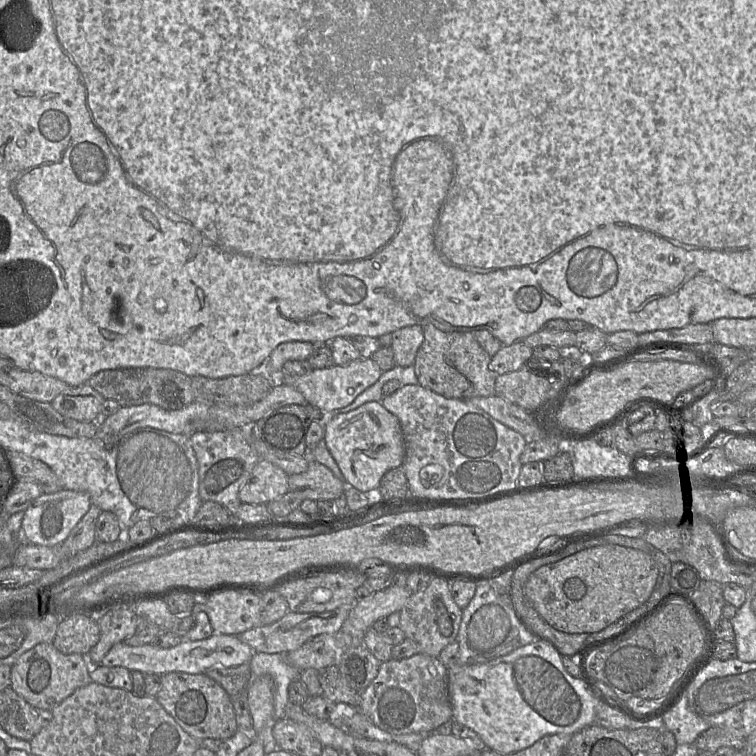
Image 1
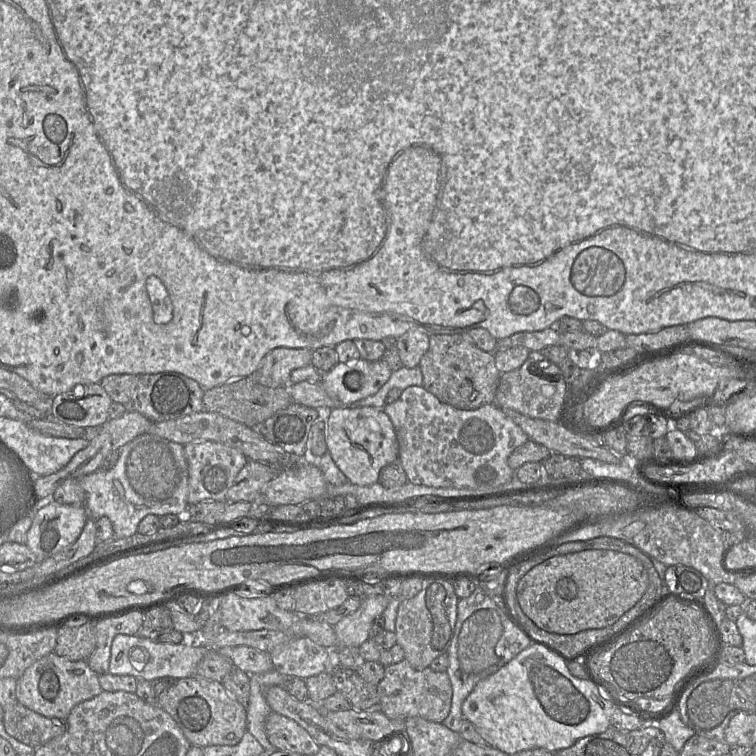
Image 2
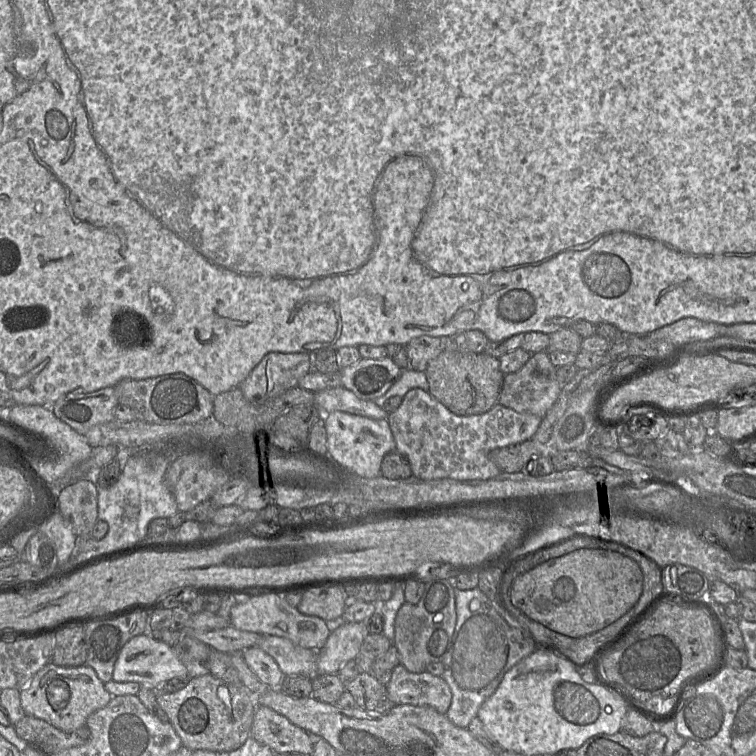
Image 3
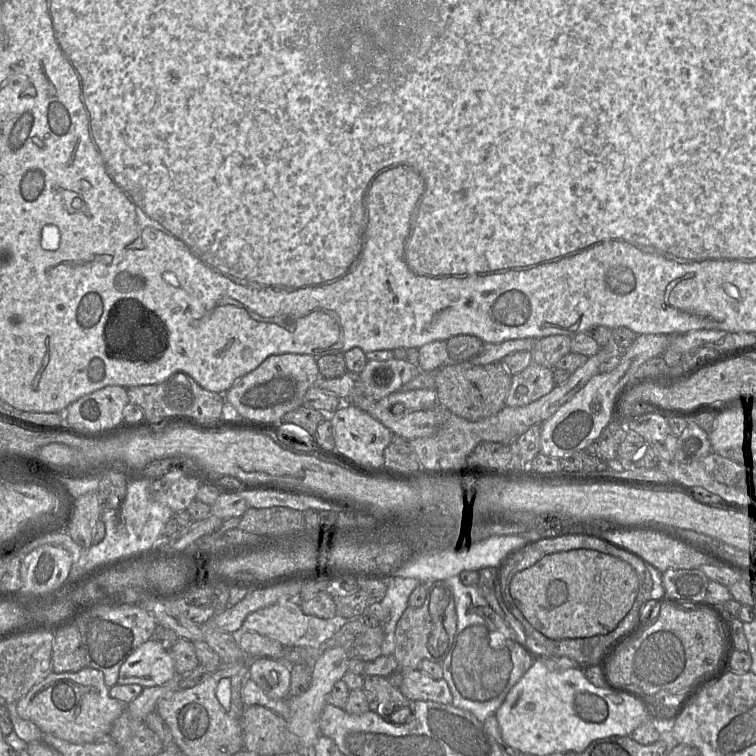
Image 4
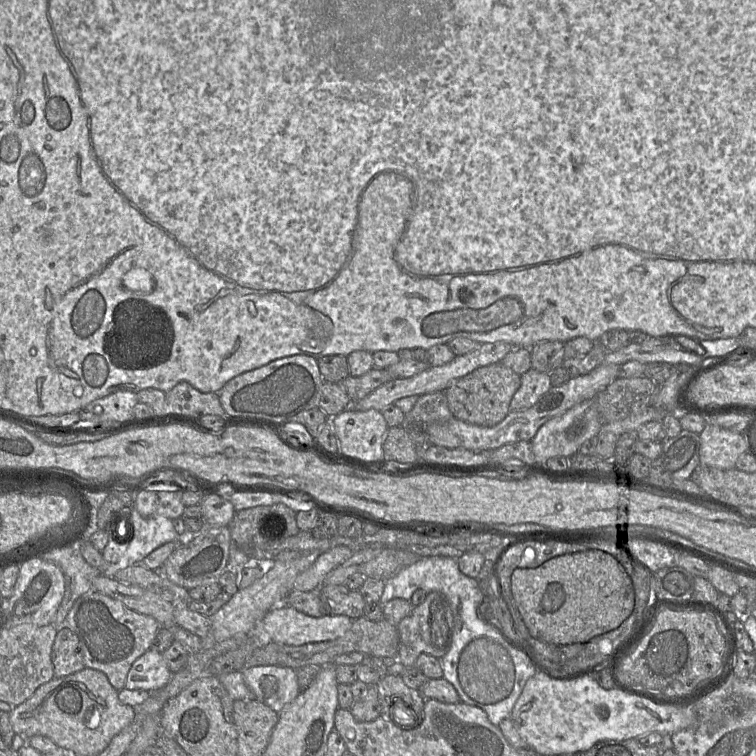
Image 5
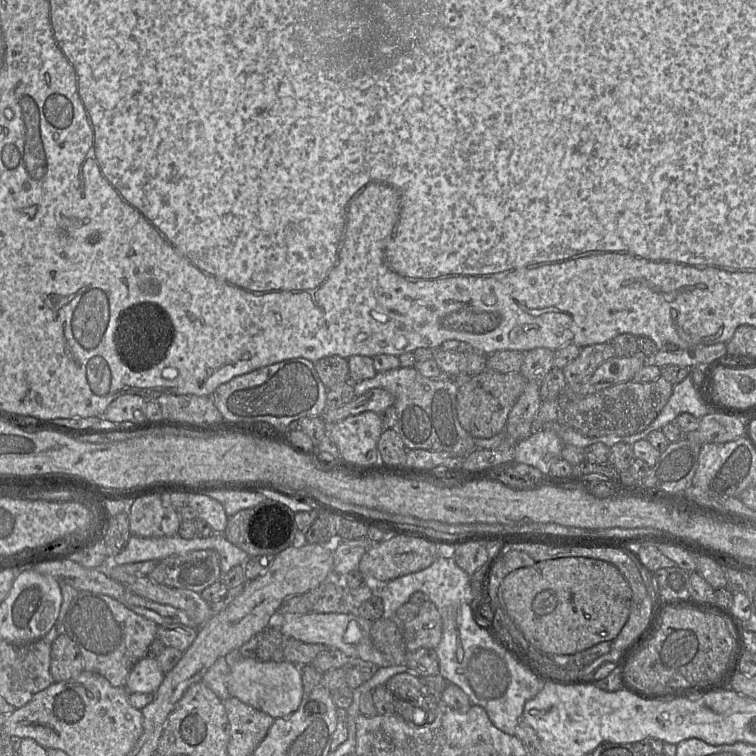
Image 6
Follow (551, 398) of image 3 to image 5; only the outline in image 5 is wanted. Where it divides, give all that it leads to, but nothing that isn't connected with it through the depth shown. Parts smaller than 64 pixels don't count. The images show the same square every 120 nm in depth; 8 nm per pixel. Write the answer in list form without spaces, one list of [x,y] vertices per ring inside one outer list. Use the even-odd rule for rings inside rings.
[[[533,368],[520,378],[520,387],[511,399],[509,411],[523,411],[532,407],[552,387],[549,373],[542,373]]]

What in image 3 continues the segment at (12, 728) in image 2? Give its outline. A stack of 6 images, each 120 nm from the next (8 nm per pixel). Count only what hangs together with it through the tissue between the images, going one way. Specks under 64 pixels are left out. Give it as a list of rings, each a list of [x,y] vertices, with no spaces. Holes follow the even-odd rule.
[[[25,715],[14,728],[17,735],[28,745],[46,755],[81,746],[90,737],[90,730],[86,725],[73,732],[64,732],[30,715]]]

